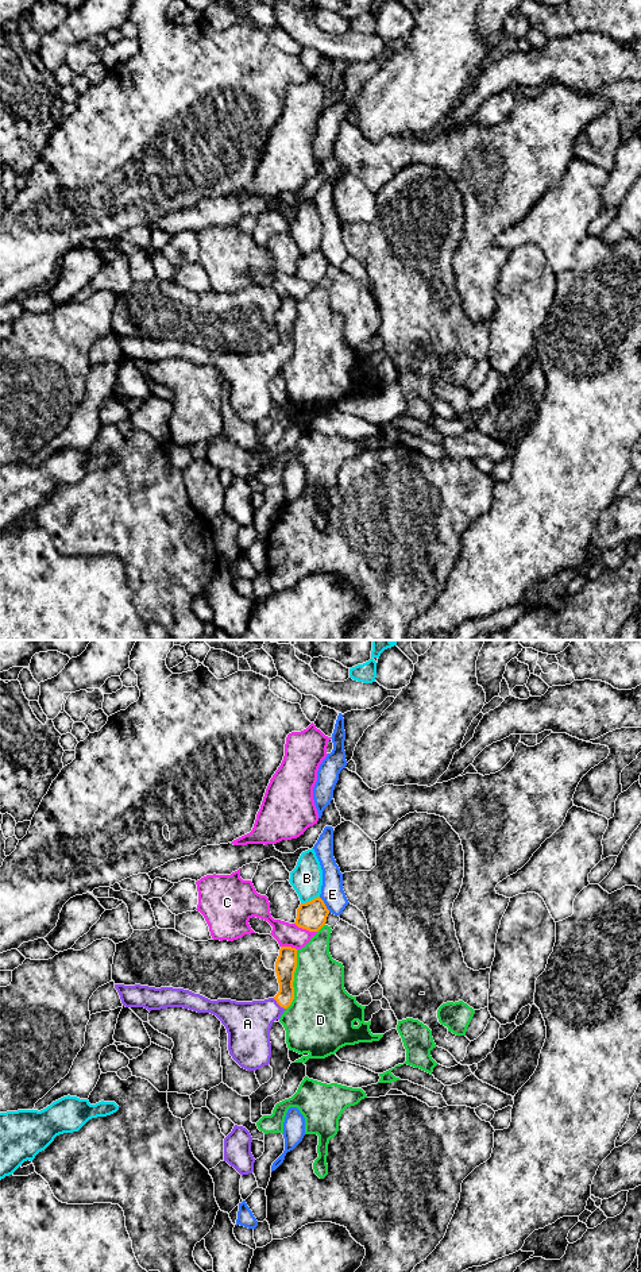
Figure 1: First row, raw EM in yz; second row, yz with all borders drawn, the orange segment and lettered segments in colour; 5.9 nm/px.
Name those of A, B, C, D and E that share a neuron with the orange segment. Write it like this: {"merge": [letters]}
{"merge": ["A"]}

